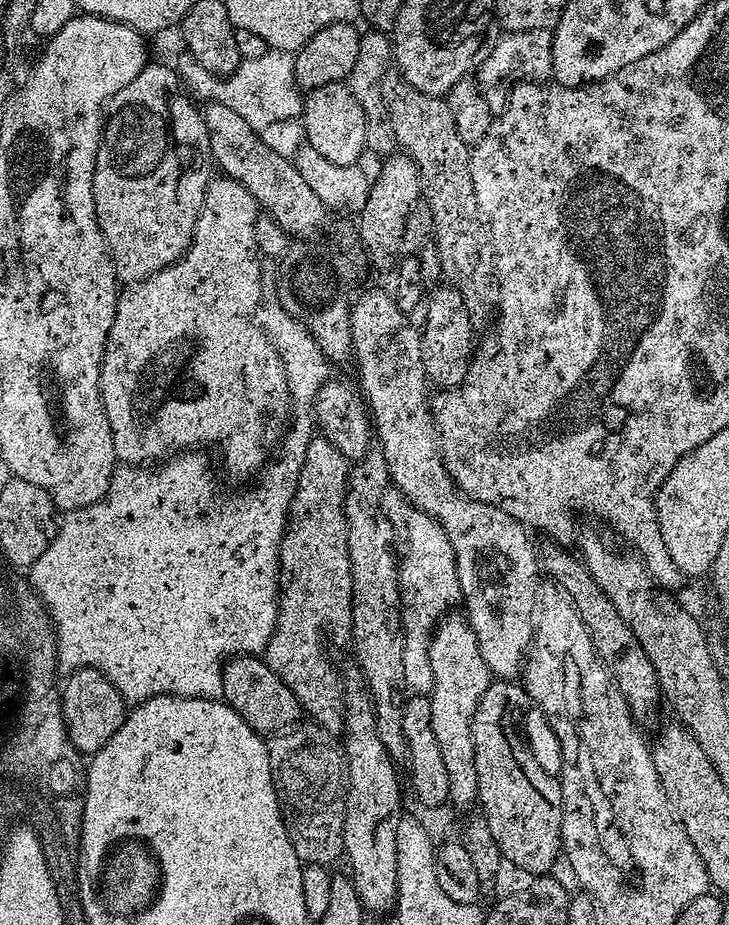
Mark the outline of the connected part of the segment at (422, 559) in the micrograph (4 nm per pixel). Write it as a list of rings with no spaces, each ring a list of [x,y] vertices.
[[[390,486],[382,494],[382,510],[390,518],[400,561],[400,623],[404,626],[402,663],[406,686],[409,693],[428,694],[434,686],[434,669],[430,666],[432,633],[462,600],[454,550],[437,520],[416,508],[396,487]]]

